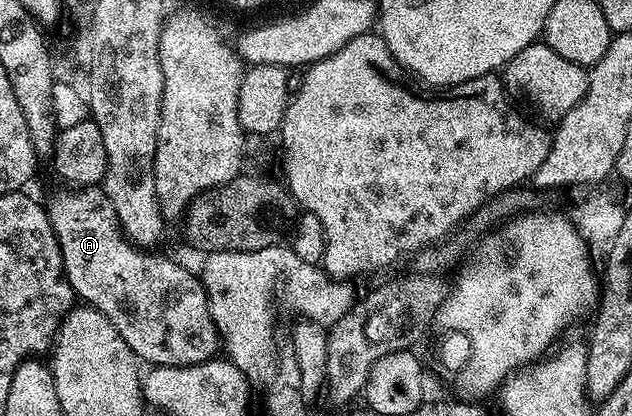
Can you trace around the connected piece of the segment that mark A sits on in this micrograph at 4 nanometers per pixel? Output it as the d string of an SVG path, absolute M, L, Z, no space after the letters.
M101 186L83 187L81 189L70 189L67 195L62 195L59 199L54 199L48 203L48 214L50 216L50 224L56 233L56 241L60 245L60 253L62 254L62 268L66 271L66 279L70 283L70 288L74 291L75 296L83 304L94 307L104 315L114 325L114 328L120 333L120 337L126 341L126 344L135 353L137 358L146 365L157 367L187 367L192 364L204 363L213 358L220 347L219 332L210 317L210 305L206 301L206 290L202 288L202 280L197 274L194 275L186 267L181 267L178 263L173 263L166 255L153 255L153 250L143 249L141 246L135 245L124 234L120 221L116 217L116 209L112 205L112 201L106 195L105 190Z

